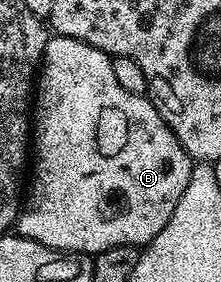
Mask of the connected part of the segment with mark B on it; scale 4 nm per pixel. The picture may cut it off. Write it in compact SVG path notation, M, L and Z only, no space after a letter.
M58 36L47 39L47 46L43 49L41 69L37 74L37 89L33 94L33 165L29 170L29 189L26 191L25 201L22 203L17 219L17 233L23 238L37 240L54 250L88 256L94 256L103 250L118 246L143 248L155 239L157 232L161 232L165 224L169 224L169 216L173 216L173 208L177 208L177 200L181 200L181 192L185 192L185 184L189 184L193 159L185 152L185 148L181 148L177 136L167 127L150 97L125 92L125 88L117 84L113 76L111 59L110 54L101 52L81 40Z

